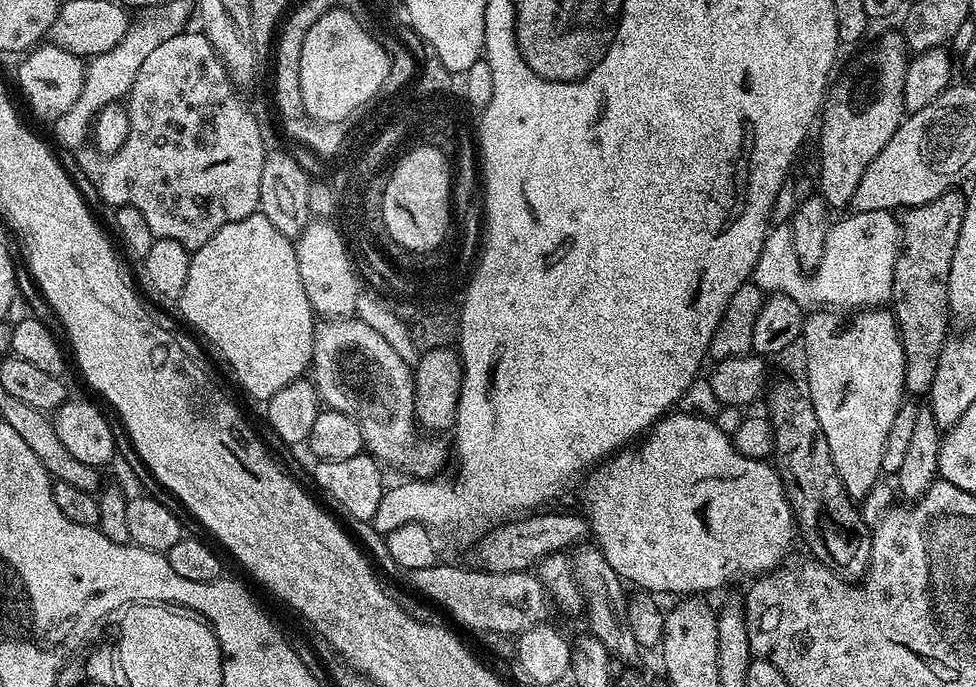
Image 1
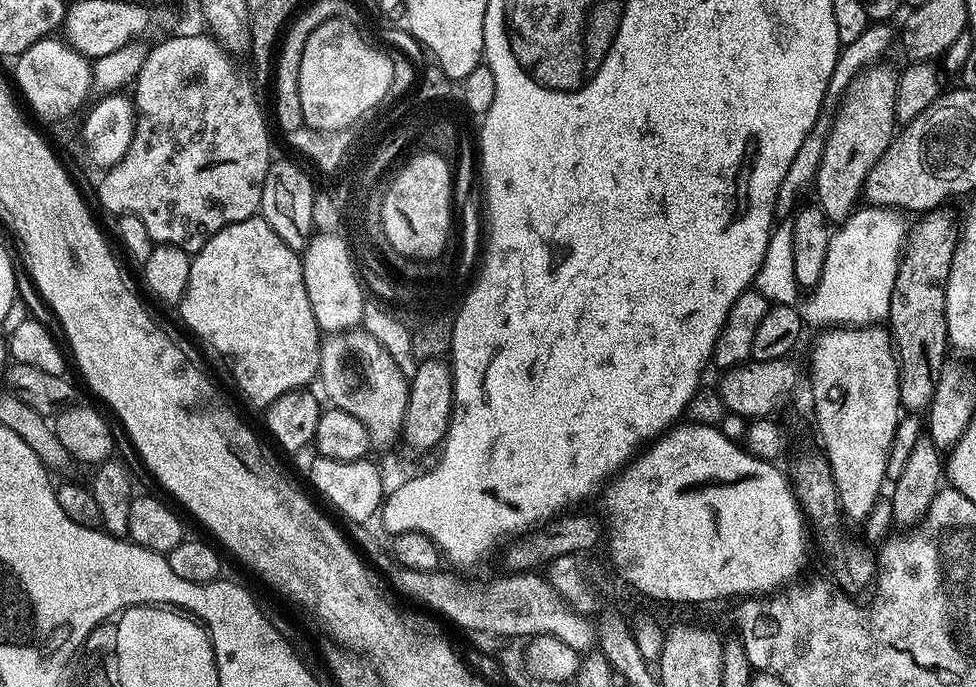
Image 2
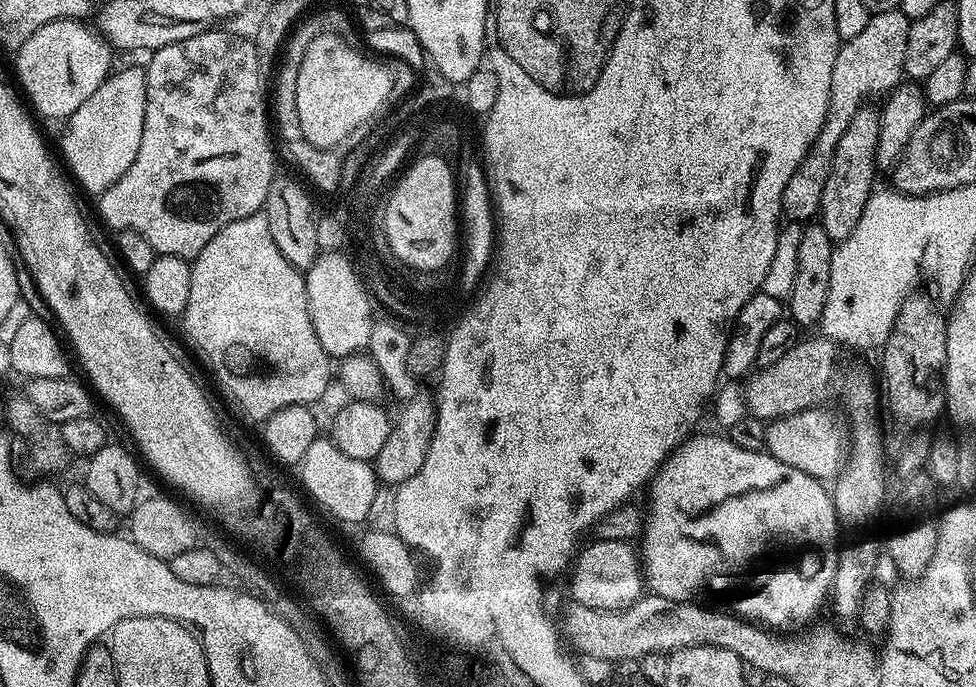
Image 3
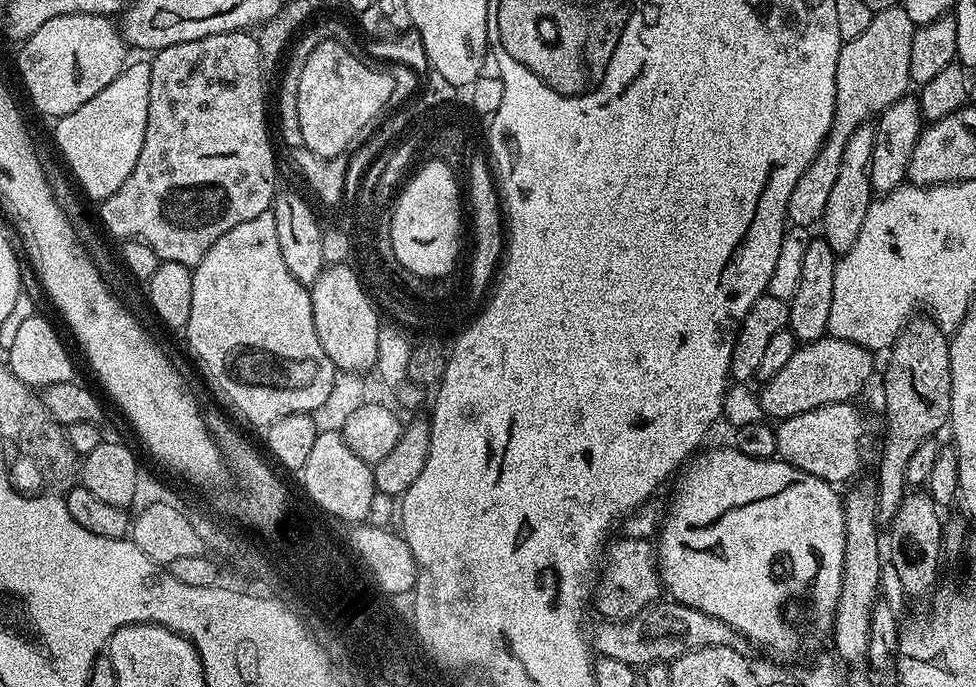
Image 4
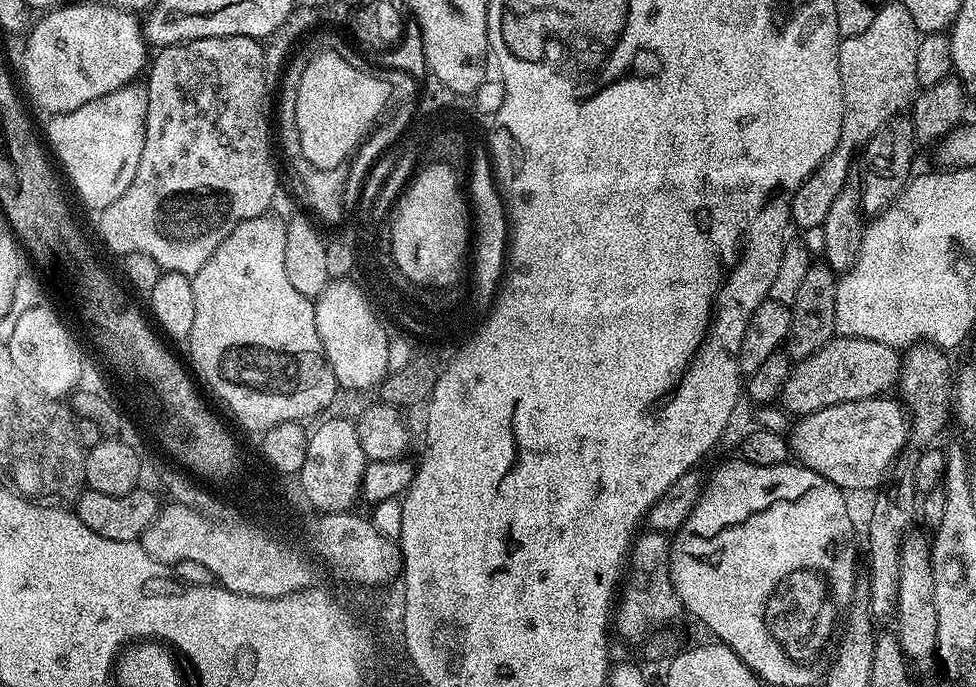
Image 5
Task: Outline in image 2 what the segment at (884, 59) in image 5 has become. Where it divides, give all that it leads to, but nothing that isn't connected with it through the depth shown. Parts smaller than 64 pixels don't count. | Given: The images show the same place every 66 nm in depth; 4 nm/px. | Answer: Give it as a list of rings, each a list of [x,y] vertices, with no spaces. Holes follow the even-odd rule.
[[[884,22],[869,23],[867,30],[855,42],[850,42],[841,47],[840,57],[834,66],[834,74],[830,74],[830,82],[826,86],[822,110],[818,114],[810,134],[806,134],[806,142],[802,142],[802,146],[798,146],[798,154],[794,154],[794,162],[790,162],[790,170],[786,170],[786,178],[782,178],[782,186],[778,186],[777,217],[791,217],[801,207],[802,201],[800,199],[807,192],[809,195],[816,176],[820,173],[820,163],[824,157],[828,136],[832,132],[832,127],[836,125],[838,113],[841,111],[842,101],[847,97],[848,89],[856,83],[857,76],[865,70],[871,69],[877,62],[883,61],[880,59],[887,54],[892,40],[894,44],[894,32],[891,32],[888,27],[889,25]]]

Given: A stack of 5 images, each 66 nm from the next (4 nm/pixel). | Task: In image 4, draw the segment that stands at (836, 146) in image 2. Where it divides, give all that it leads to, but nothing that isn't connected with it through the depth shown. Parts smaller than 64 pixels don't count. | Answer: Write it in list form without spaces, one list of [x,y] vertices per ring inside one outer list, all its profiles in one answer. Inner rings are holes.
[[[871,123],[863,124],[852,135],[846,146],[846,154],[842,158],[842,166],[838,170],[838,182],[830,190],[830,198],[826,198],[826,210],[822,221],[822,239],[828,243],[830,250],[843,254],[858,242],[858,230],[862,230],[862,222],[866,219],[866,210],[870,210],[874,199],[874,189],[870,182],[872,173],[872,155],[876,130]]]

